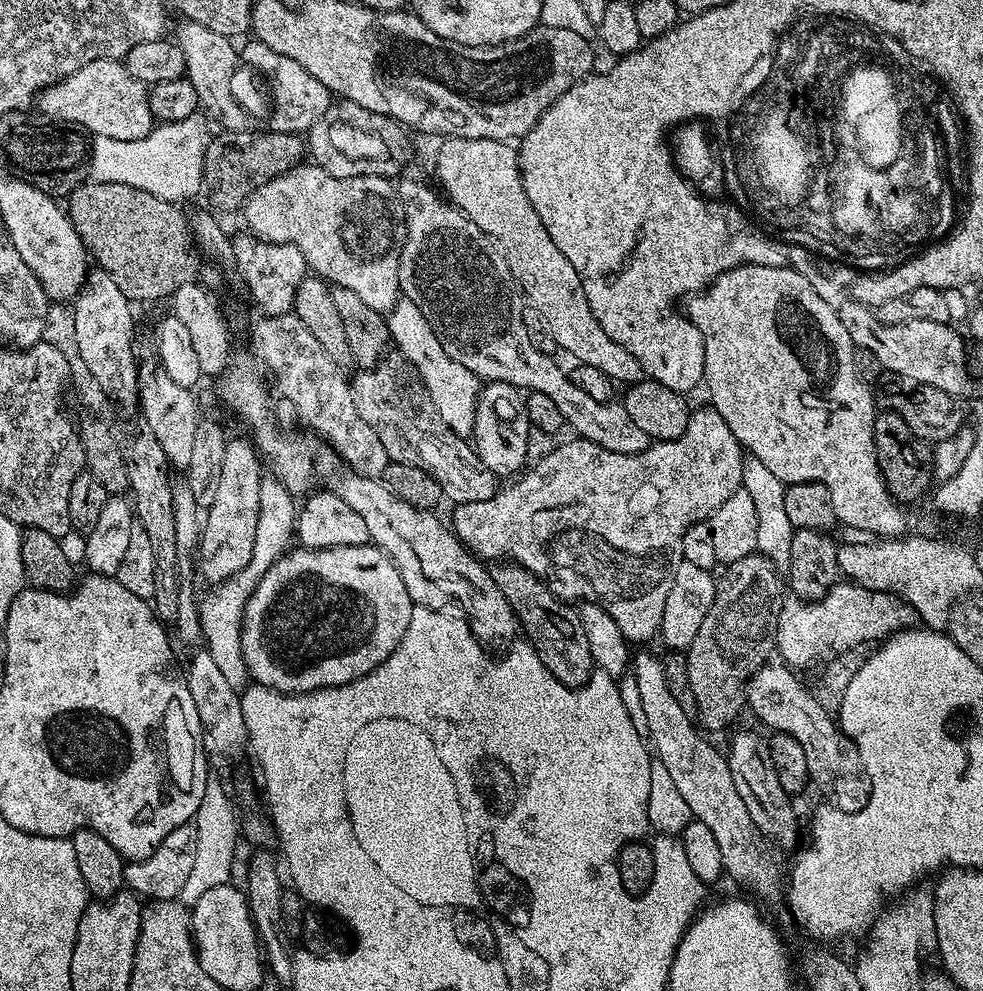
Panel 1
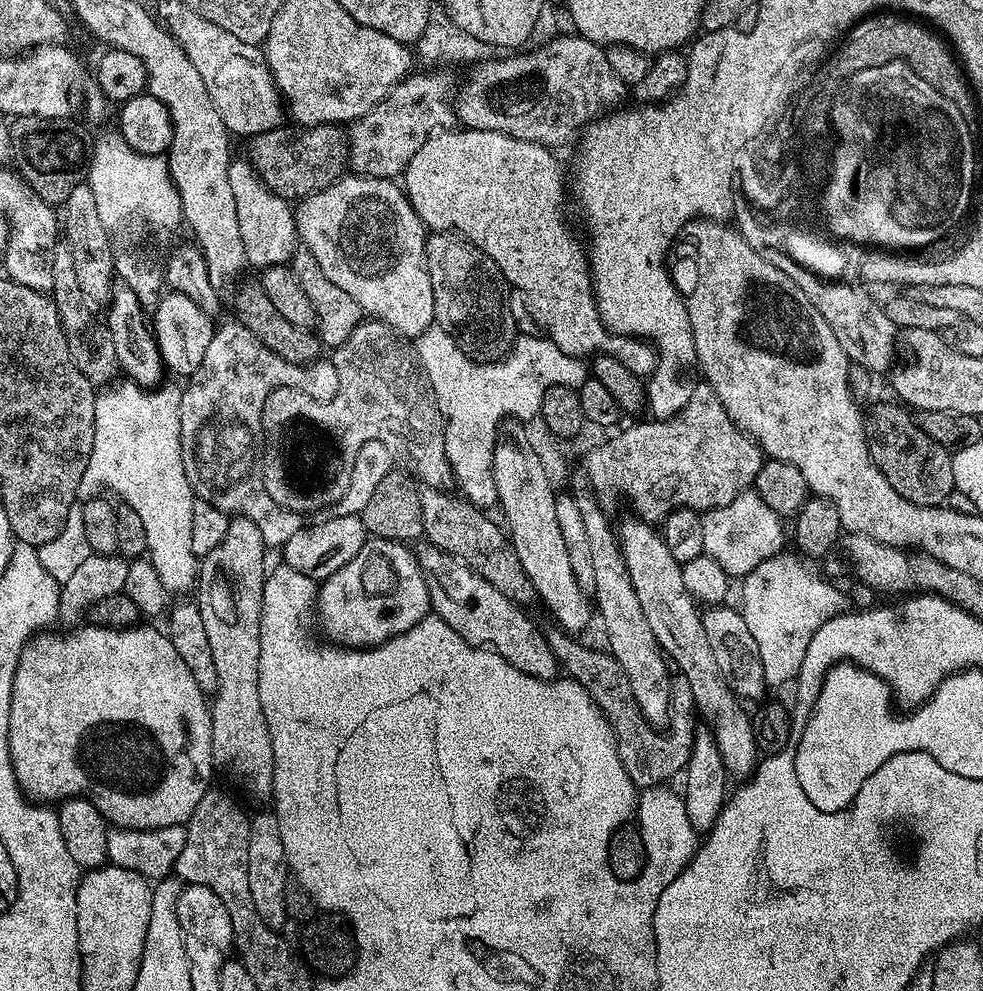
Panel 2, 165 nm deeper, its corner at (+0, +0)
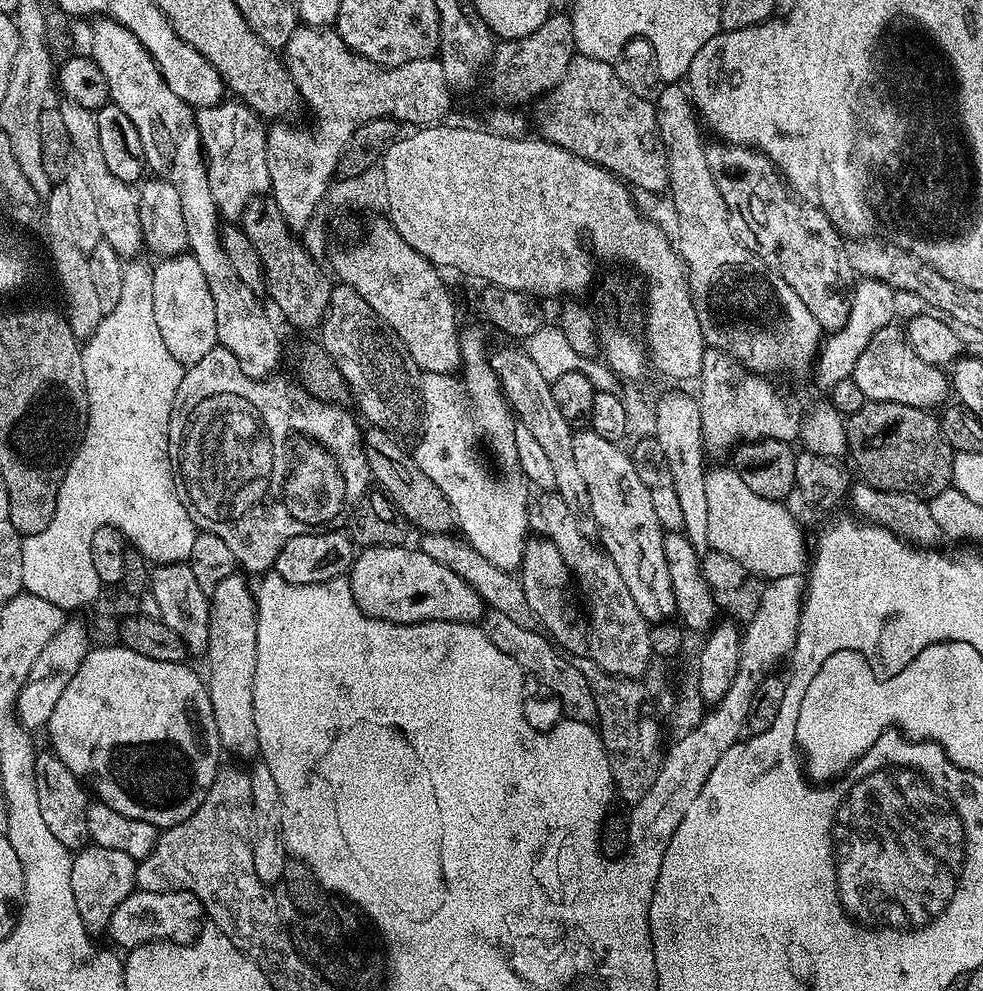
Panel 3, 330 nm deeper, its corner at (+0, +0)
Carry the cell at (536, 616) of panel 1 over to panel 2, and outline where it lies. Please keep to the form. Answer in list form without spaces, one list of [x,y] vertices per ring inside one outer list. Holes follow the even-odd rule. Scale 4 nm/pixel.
[[[420,488],[423,539],[454,559],[461,560],[470,571],[486,578],[486,582],[490,582],[490,586],[498,589],[507,600],[513,600],[521,606],[536,604],[536,591],[530,578],[526,578],[526,570],[522,570],[522,562],[518,562],[518,554],[507,531],[499,523],[496,525],[485,509],[476,507],[463,495],[452,494],[451,491],[438,488]]]

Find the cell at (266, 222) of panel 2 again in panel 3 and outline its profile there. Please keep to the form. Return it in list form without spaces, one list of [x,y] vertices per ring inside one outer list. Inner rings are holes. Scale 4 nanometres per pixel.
[[[228,98],[209,108],[199,109],[196,125],[200,131],[200,144],[206,153],[210,190],[214,194],[216,209],[225,221],[239,221],[251,200],[265,195],[272,187],[265,121],[247,104]]]

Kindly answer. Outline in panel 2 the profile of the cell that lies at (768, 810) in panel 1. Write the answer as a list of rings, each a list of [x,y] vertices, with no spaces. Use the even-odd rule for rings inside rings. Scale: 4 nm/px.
[[[631,519],[618,524],[618,539],[630,570],[630,582],[634,582],[638,602],[642,602],[642,614],[646,614],[646,622],[650,622],[650,630],[654,630],[654,638],[665,657],[674,665],[675,671],[676,668],[680,671],[677,673],[682,679],[690,682],[690,694],[694,694],[697,711],[702,716],[704,712],[705,718],[712,720],[710,731],[729,777],[751,777],[758,763],[752,716],[744,713],[745,705],[728,685],[726,678],[722,678],[722,670],[718,670],[718,662],[706,639],[706,630],[702,630],[701,609],[686,590],[686,582],[682,582],[682,566],[674,562],[670,550],[666,550],[663,535],[657,529],[655,532],[652,529],[655,527],[647,520]]]

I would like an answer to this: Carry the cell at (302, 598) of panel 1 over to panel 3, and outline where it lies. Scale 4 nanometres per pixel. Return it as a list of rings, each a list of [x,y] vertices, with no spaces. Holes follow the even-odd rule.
[[[419,547],[365,548],[353,559],[350,569],[356,605],[368,616],[395,624],[421,624],[427,620],[479,621],[485,615],[484,599],[454,570],[446,570]]]

